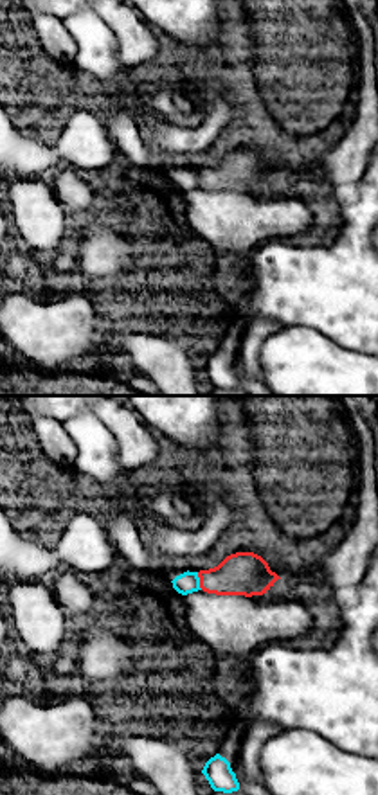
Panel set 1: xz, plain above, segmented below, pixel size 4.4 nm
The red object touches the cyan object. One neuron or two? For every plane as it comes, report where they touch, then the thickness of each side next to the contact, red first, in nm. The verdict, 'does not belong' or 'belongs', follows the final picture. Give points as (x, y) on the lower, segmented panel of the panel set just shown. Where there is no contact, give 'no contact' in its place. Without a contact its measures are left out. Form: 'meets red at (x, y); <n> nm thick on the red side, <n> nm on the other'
meets red at (200, 581); 190 nm thick on the red side, 100 nm on the other

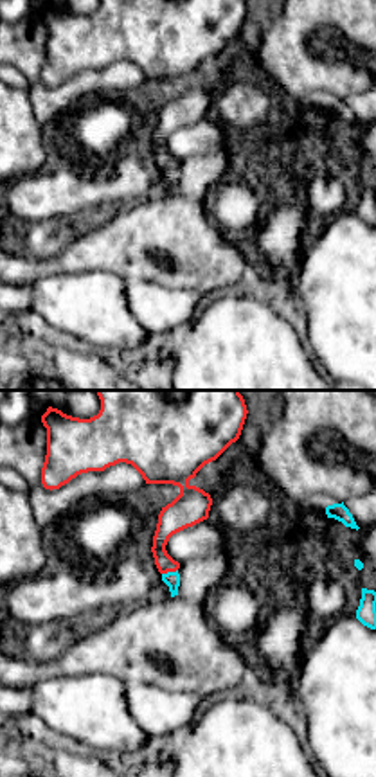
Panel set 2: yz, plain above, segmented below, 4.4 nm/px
meets red at (170, 571); 140 nm thick on the red side, 70 nm on the other

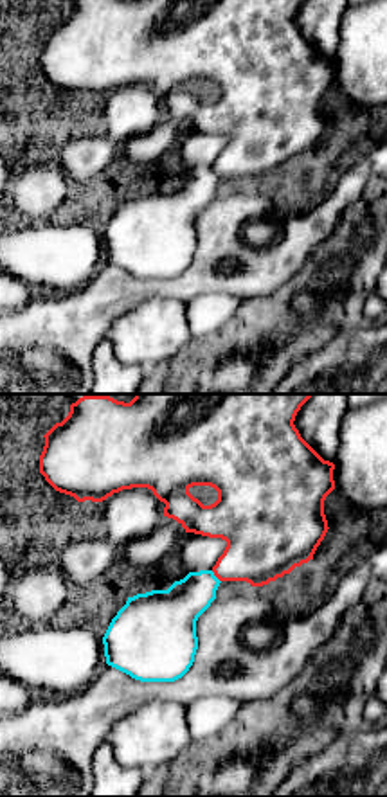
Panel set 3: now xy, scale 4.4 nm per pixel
meets red at (215, 574); 320 nm thick on the red side, 220 nm on the other

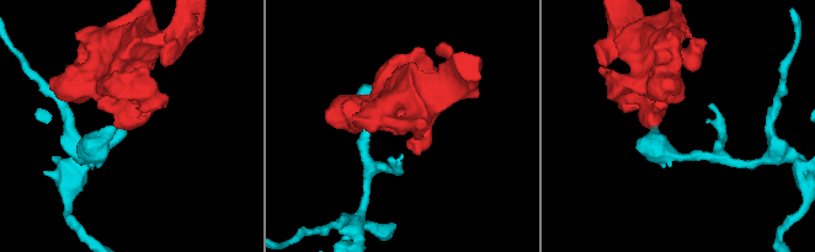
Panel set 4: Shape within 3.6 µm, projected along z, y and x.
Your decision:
does not belong

